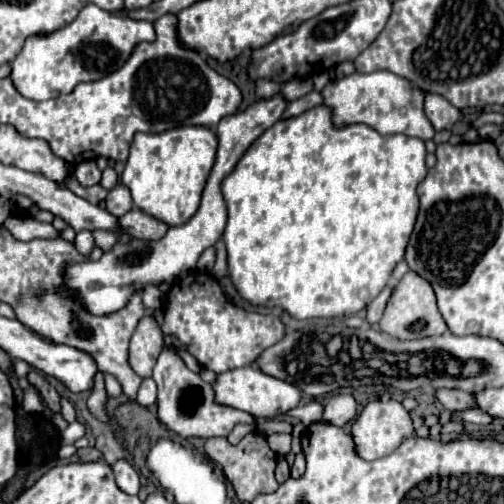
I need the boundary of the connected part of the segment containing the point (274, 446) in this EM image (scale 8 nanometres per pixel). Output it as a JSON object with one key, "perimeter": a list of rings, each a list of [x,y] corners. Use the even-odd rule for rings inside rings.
{"perimeter":[[[275,433],[267,437],[267,442],[273,452],[285,456],[291,450],[292,436],[290,434]]]}

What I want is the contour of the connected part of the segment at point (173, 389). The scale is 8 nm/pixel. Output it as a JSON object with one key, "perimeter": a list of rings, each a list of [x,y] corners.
{"perimeter":[[[165,344],[163,352],[157,358],[157,364],[153,368],[153,380],[159,386],[157,406],[159,406],[159,420],[179,436],[199,436],[199,438],[213,438],[213,436],[227,436],[235,424],[253,424],[255,418],[251,414],[221,406],[215,402],[213,386],[203,382],[199,374],[191,372],[183,358],[177,354],[177,348],[173,344]]]}

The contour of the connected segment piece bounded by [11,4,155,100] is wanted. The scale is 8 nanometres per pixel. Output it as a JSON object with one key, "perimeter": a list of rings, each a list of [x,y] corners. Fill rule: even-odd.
{"perimeter":[[[87,4],[65,28],[45,36],[31,36],[11,62],[11,80],[25,98],[49,100],[55,98],[55,94],[69,94],[69,90],[81,82],[93,82],[119,70],[139,42],[153,40],[153,22],[131,20],[123,10],[107,12],[95,4]]]}

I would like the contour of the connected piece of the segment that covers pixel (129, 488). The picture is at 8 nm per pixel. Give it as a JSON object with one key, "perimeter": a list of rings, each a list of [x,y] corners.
{"perimeter":[[[125,458],[113,462],[111,468],[113,468],[113,474],[115,474],[117,486],[125,494],[137,494],[139,492],[139,474],[137,474],[137,470]]]}

